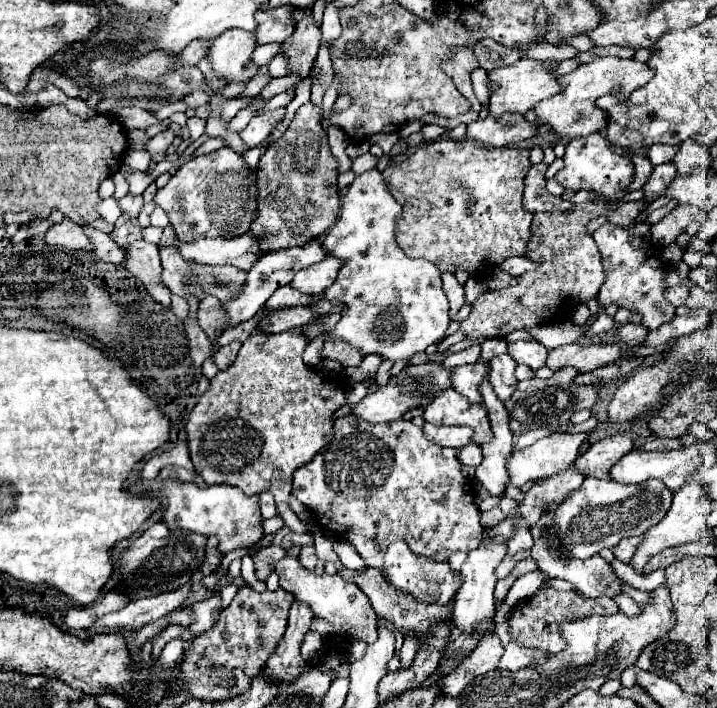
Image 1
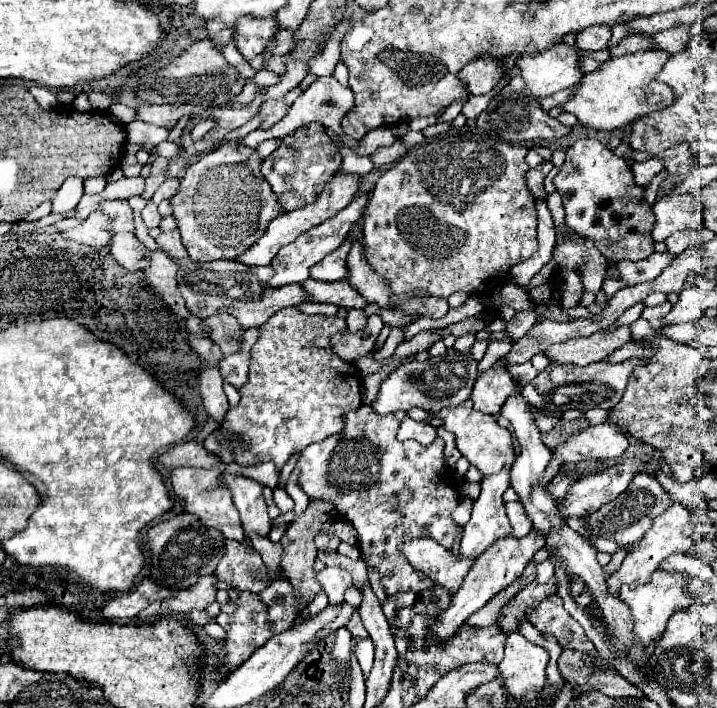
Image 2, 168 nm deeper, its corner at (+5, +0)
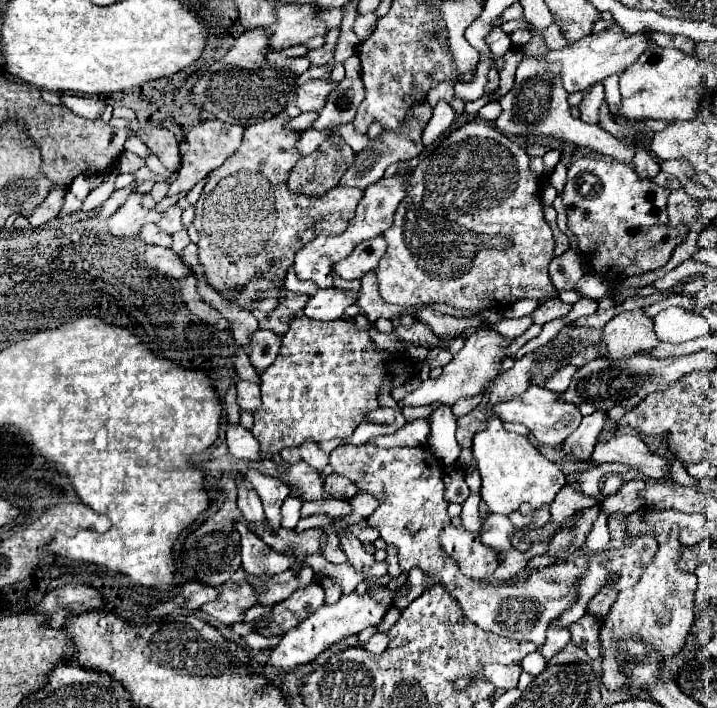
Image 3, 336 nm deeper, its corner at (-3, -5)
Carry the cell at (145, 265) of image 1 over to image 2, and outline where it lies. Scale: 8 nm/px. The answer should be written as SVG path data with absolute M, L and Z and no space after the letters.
M151 252L151 266L145 270L145 278L149 280L149 286L155 288L165 298L165 304L177 316L189 318L191 312L185 308L185 300L177 290L177 282L175 282L177 270L179 264L169 256L165 256L165 252Z

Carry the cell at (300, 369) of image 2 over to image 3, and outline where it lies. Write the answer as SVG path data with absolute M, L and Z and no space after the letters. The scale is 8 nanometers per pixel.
M299 317L289 323L289 331L283 335L277 359L261 373L261 407L253 413L253 437L261 445L263 455L277 455L285 447L299 447L305 441L325 441L325 439L347 439L353 435L355 427L365 421L365 413L377 409L377 391L383 377L389 389L403 383L401 373L411 369L411 361L405 353L387 355L377 351L369 333L357 329L353 321L315 321L309 317Z

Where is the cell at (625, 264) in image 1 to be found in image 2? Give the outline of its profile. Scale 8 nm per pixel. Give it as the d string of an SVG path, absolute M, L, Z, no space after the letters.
M669 302L659 304L659 306L653 306L653 308L645 308L645 310L643 310L643 318L645 318L655 330L659 330L659 328L663 326L661 320L667 316L669 310L671 310L671 304L669 304Z

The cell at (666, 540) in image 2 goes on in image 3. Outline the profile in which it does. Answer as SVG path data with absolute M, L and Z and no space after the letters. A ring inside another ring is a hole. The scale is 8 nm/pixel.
M673 527L669 541L665 545L659 545L653 561L641 573L637 585L631 587L629 591L619 591L617 601L611 605L601 629L603 685L609 685L609 691L615 691L627 683L619 667L623 659L623 655L617 649L619 639L627 639L631 635L643 637L653 647L657 647L661 661L673 657L685 645L685 637L691 631L691 623L693 623L693 593L697 587L697 577L681 577L681 569L677 565L677 559L681 557L681 549L683 545L679 541L679 529ZM661 605L669 605L669 613L671 613L671 623L665 629L661 629L657 625L657 617L653 617L653 613L657 613Z

